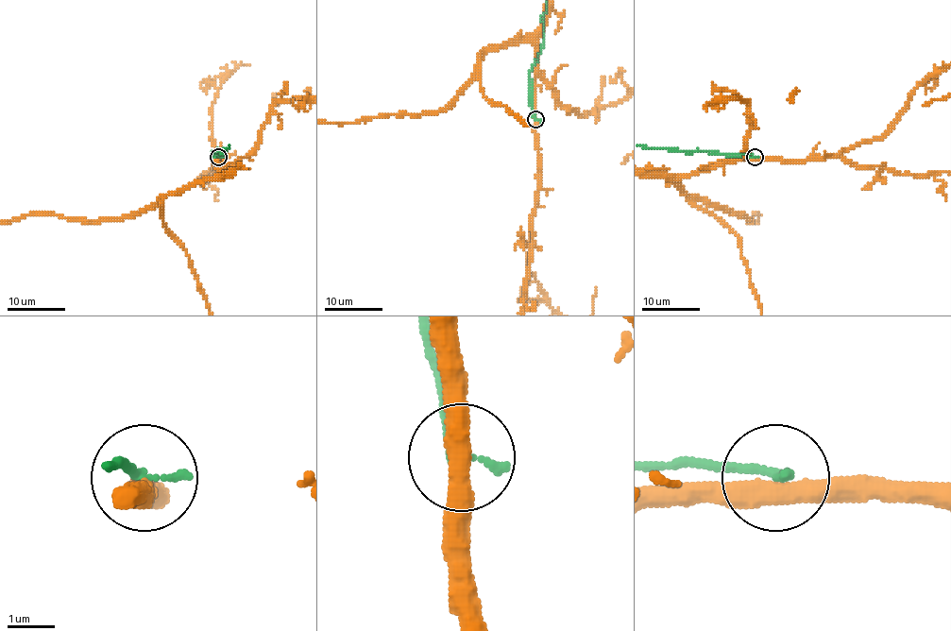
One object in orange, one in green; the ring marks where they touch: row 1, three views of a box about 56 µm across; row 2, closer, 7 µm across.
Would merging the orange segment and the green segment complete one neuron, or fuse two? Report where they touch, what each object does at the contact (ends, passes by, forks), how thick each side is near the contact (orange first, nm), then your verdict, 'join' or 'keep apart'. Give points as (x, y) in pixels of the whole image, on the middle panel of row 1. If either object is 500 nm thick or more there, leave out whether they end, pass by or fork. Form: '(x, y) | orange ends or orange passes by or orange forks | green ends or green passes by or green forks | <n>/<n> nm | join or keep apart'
(535, 119) | orange passes by | green ends | 440/220 nm | keep apart

